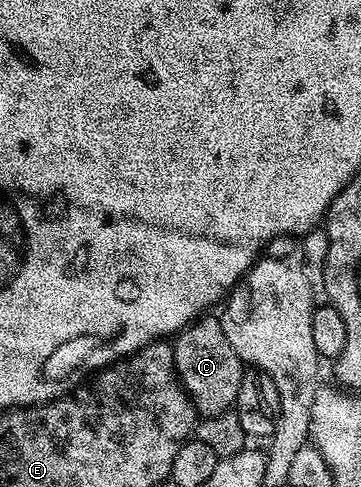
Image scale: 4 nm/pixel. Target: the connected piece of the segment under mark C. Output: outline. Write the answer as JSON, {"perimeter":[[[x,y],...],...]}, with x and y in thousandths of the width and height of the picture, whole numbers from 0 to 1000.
{"perimeter":[[[607,649],[551,651],[546,659],[501,676],[485,686],[476,719],[499,789],[510,793],[521,817],[532,821],[532,834],[557,858],[615,852],[651,834],[681,752],[659,737],[659,729],[648,729],[648,713],[637,713],[626,680],[615,680]]]}

